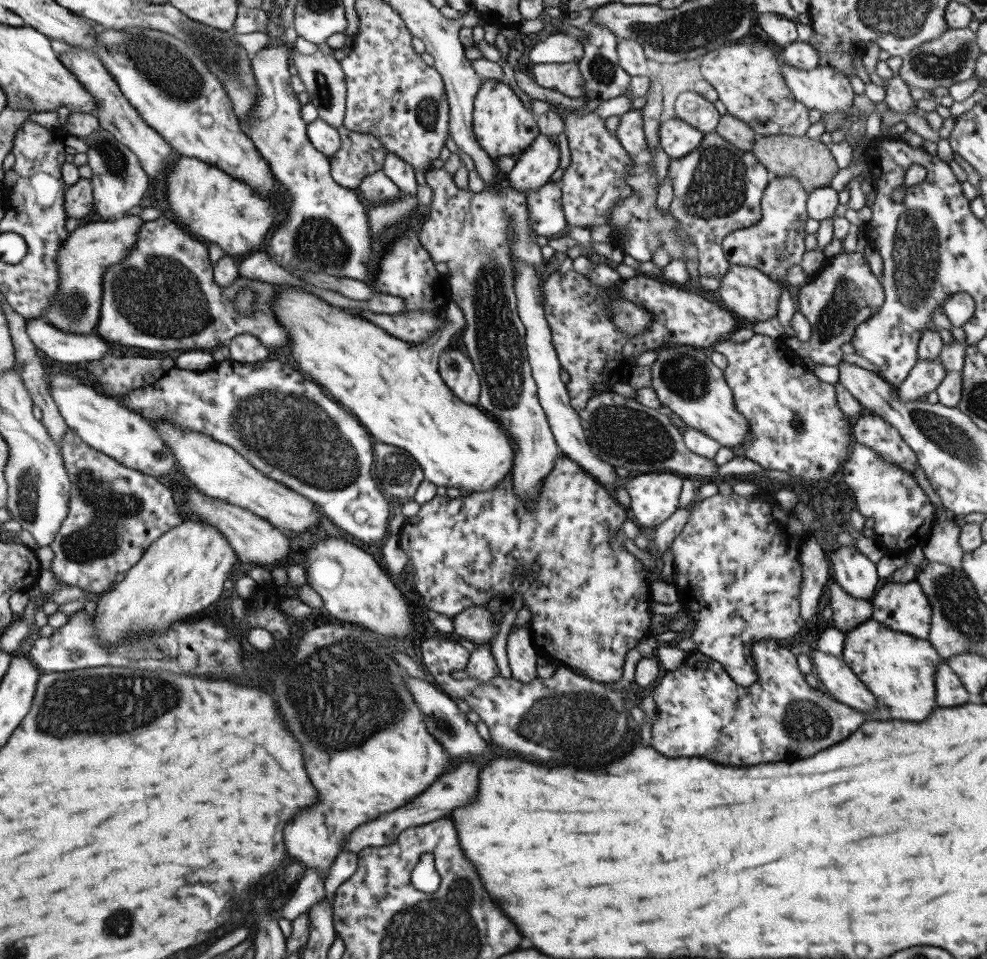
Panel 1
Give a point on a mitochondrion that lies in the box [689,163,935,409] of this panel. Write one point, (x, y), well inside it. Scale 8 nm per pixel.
(846, 301)

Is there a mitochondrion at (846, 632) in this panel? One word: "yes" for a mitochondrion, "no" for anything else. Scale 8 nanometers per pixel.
no

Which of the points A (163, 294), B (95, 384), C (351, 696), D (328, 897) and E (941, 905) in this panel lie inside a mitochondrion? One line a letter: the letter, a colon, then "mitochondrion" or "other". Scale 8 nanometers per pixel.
A: mitochondrion
B: other
C: mitochondrion
D: other
E: other

